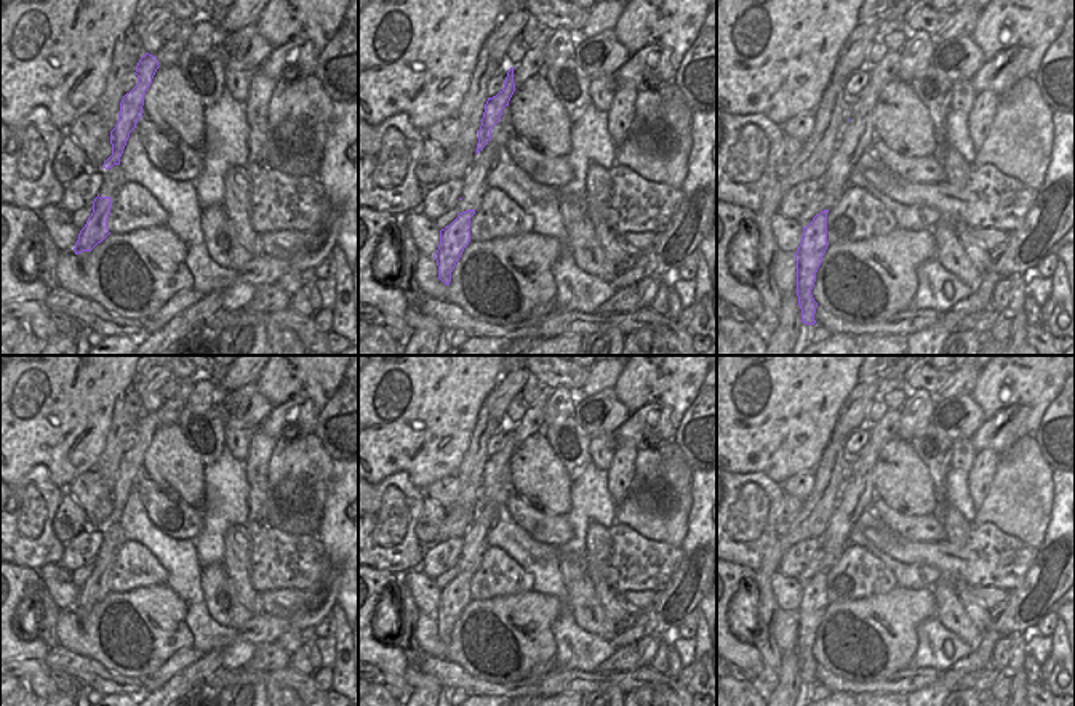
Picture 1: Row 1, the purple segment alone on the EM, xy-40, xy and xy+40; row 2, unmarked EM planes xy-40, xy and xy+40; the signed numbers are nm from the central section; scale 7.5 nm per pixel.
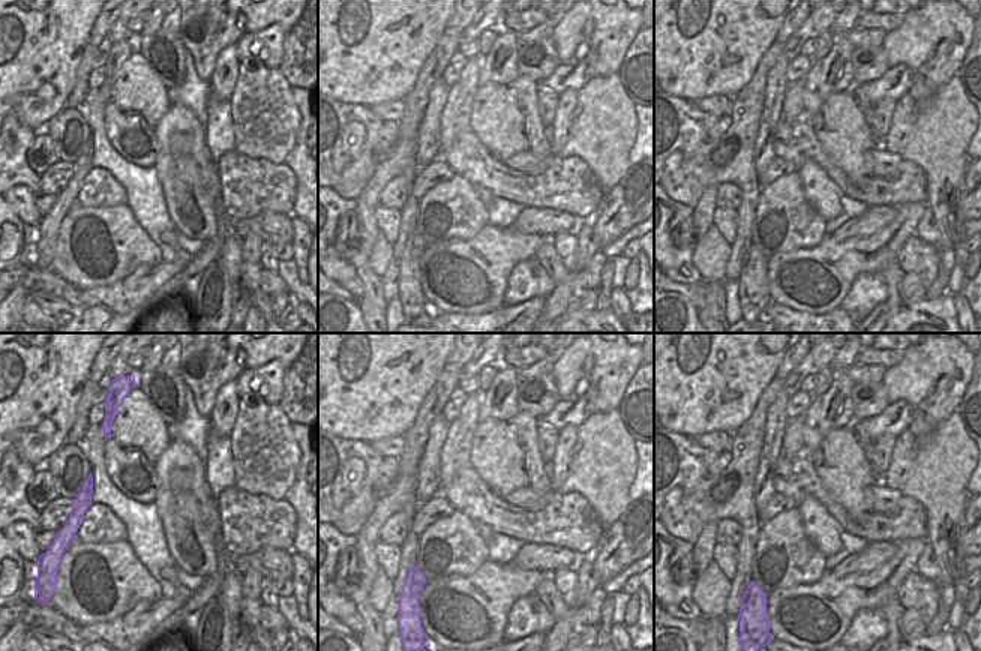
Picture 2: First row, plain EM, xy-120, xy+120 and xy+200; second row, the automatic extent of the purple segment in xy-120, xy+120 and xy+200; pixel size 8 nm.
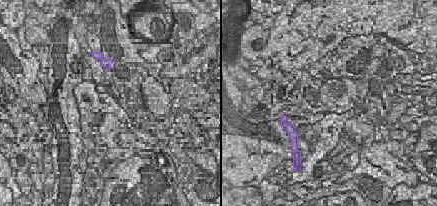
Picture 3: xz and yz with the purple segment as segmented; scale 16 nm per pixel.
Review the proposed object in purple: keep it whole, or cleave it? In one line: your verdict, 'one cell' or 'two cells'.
two cells

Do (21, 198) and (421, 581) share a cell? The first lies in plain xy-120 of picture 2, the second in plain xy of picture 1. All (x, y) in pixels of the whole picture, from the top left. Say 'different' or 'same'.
same

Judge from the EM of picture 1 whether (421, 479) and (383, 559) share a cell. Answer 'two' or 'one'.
two

